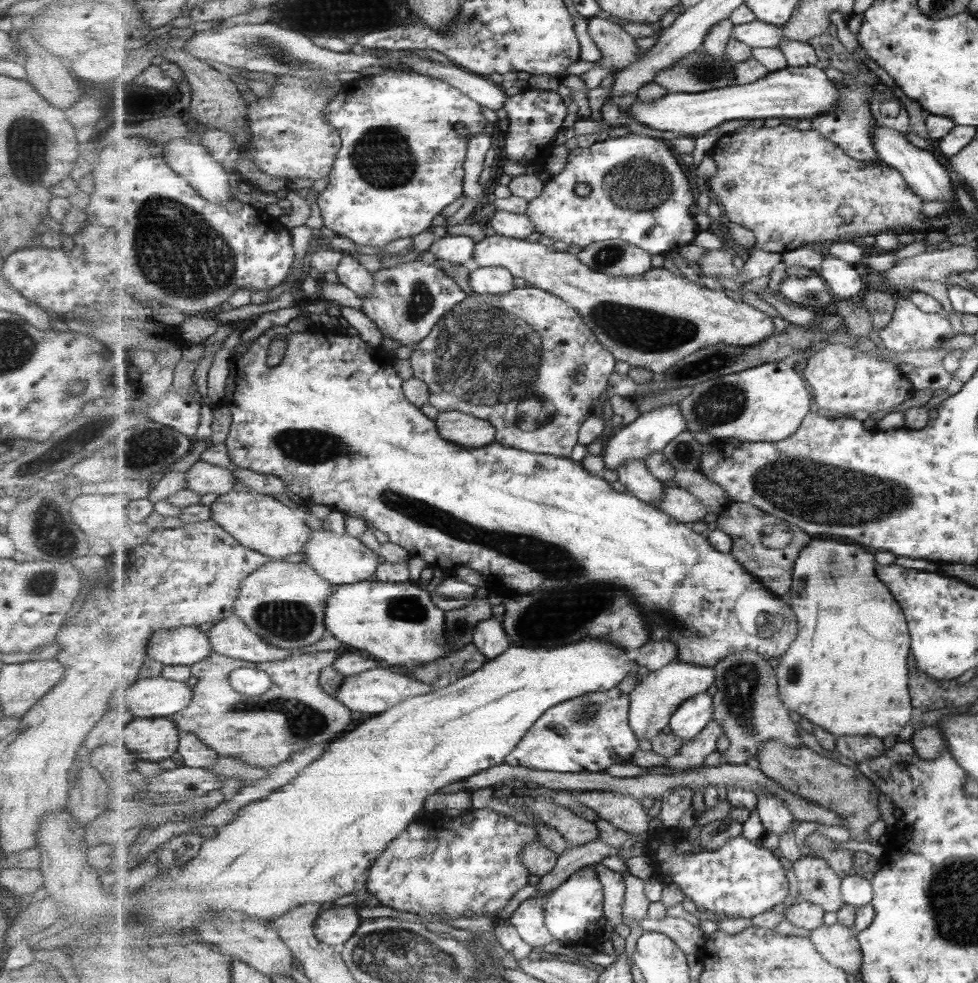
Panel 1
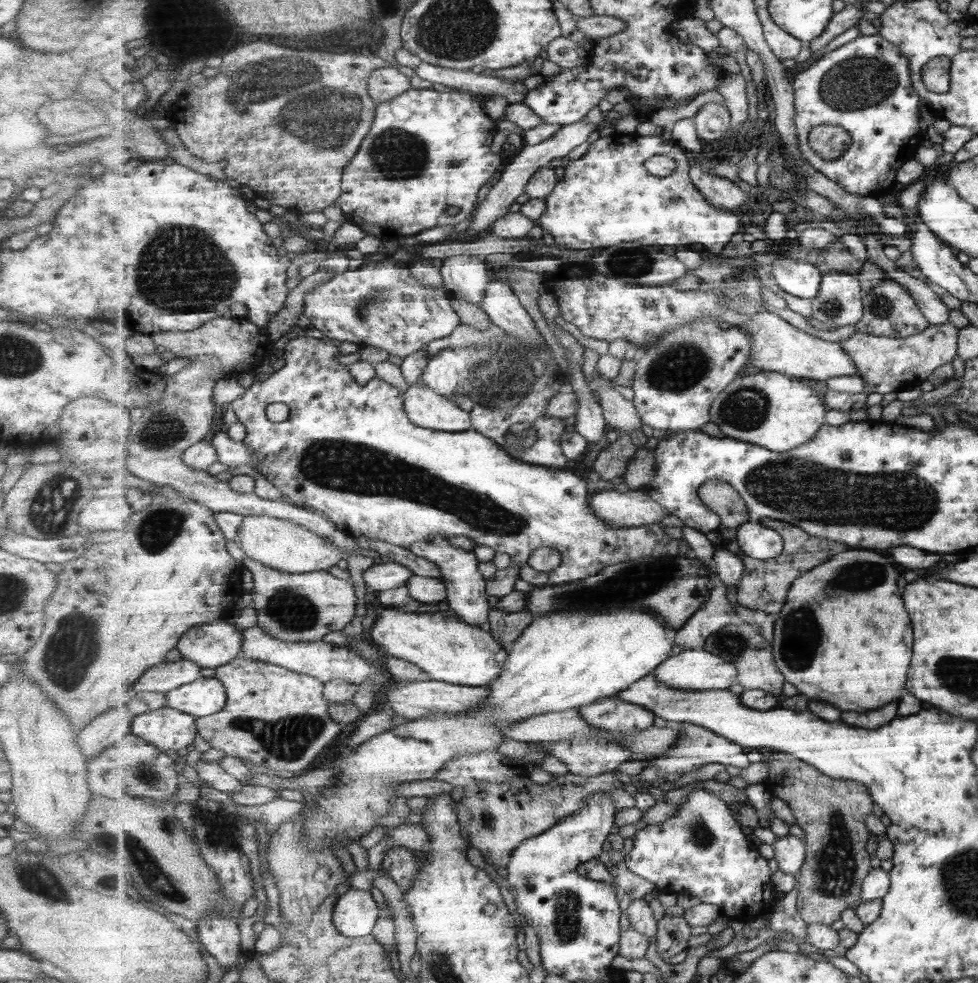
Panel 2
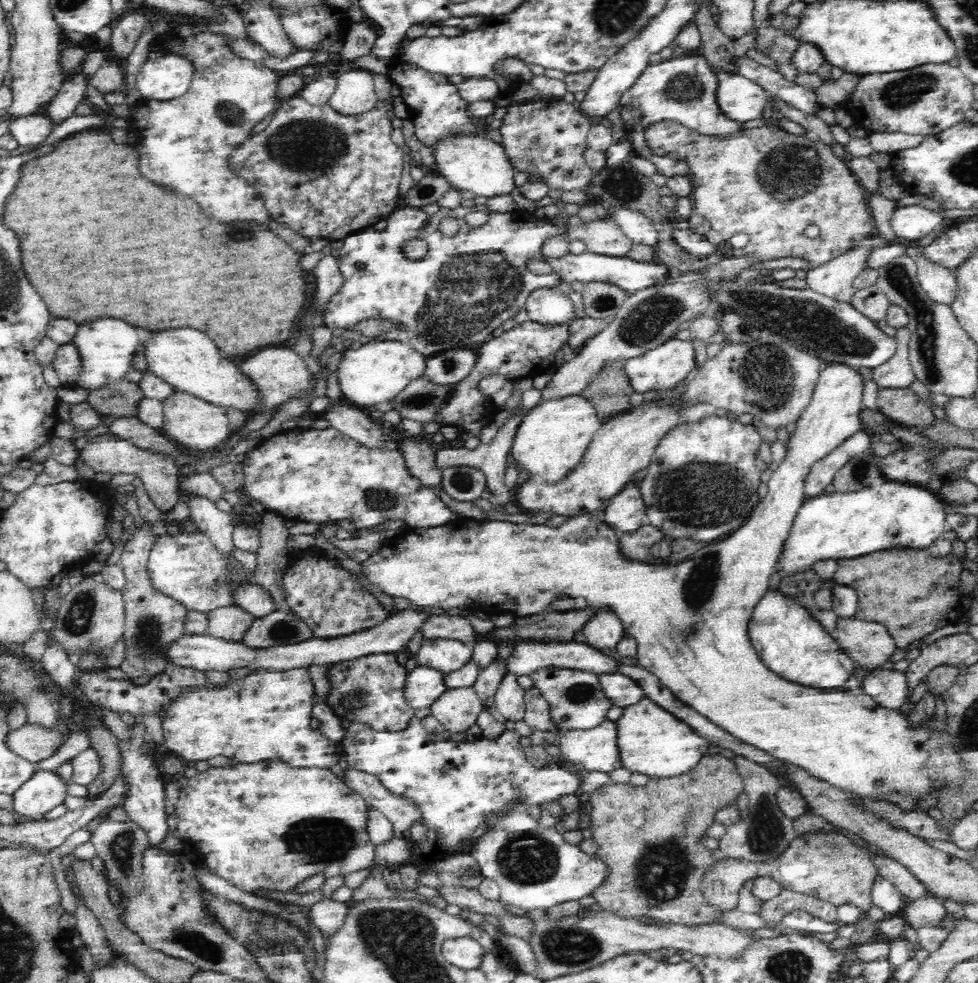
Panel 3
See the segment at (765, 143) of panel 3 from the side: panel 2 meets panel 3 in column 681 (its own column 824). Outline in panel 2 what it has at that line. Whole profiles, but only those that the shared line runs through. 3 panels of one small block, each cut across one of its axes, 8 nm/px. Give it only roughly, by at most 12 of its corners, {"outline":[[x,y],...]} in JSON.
{"outline":[[824,124],[810,132],[810,145],[825,160],[852,145],[845,127]]}

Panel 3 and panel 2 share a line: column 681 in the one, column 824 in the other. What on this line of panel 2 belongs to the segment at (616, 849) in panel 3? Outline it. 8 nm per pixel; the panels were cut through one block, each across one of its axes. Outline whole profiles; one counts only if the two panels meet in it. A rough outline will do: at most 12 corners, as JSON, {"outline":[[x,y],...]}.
{"outline":[[771,751],[765,780],[805,833],[798,909],[842,920],[872,871],[875,802]]}

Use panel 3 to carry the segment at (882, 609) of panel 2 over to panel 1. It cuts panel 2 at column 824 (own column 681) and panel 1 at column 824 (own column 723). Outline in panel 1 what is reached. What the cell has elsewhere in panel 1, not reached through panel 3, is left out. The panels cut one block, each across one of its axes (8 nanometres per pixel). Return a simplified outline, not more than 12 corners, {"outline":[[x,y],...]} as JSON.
{"outline":[[814,538],[776,667],[789,709],[836,737],[917,710],[909,624],[876,556]]}

